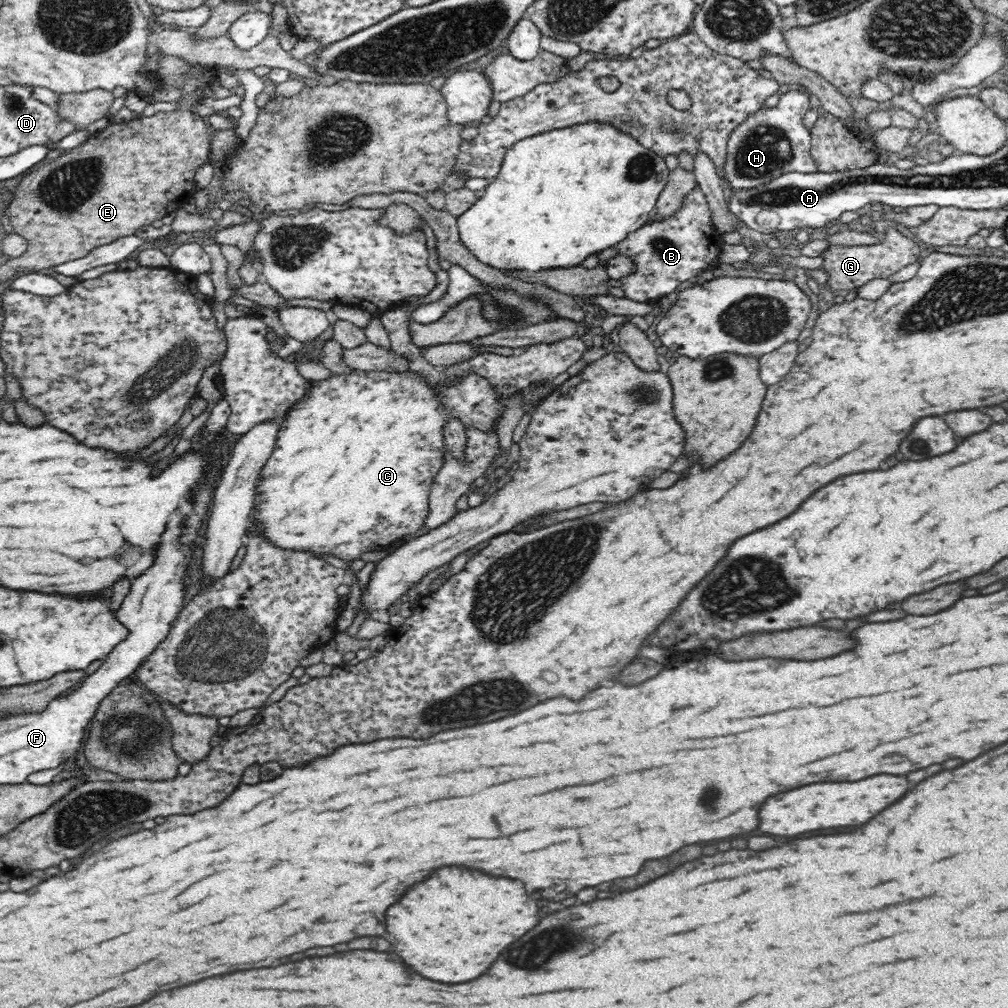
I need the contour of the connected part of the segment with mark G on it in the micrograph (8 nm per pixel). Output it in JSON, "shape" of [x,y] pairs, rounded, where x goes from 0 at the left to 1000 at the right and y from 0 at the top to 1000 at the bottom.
{"shape":[[[881,221],[878,234],[870,241],[853,244],[823,244],[815,254],[817,261],[815,268],[823,272],[820,282],[829,289],[851,288],[868,276],[881,277],[887,270],[895,268],[897,264],[911,260],[913,248],[906,237],[893,230],[893,224]]]}

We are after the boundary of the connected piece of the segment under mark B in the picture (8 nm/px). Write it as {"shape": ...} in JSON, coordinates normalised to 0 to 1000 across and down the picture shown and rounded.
{"shape":[[[691,183],[671,210],[640,220],[606,244],[613,253],[622,254],[629,264],[625,274],[613,278],[618,296],[631,300],[655,298],[658,293],[674,288],[692,270],[705,268],[711,263],[716,242],[715,233],[706,223],[701,196]]]}

